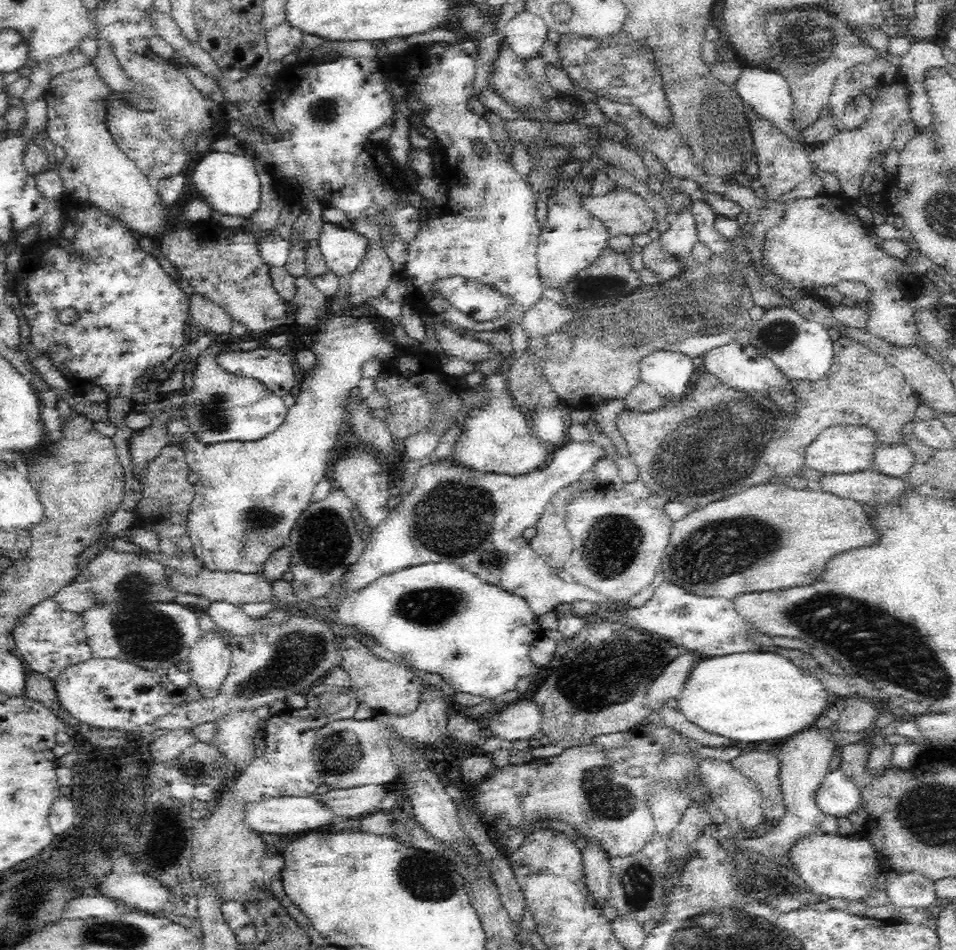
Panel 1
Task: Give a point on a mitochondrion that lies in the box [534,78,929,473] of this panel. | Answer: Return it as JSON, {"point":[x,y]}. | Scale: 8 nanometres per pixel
{"point":[720,304]}

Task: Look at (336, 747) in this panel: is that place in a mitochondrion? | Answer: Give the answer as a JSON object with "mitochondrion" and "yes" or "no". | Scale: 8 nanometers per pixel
{"mitochondrion":"yes"}

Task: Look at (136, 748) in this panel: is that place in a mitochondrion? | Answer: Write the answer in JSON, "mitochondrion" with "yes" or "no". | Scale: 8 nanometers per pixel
{"mitochondrion":"no"}

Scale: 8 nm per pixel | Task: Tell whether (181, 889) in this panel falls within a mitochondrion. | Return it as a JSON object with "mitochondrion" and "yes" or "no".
{"mitochondrion":"no"}

